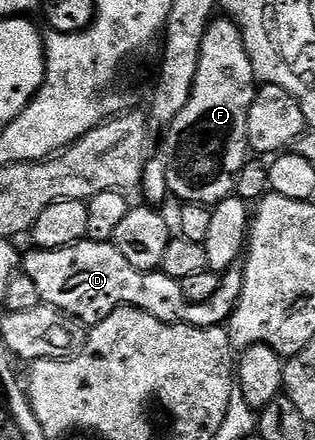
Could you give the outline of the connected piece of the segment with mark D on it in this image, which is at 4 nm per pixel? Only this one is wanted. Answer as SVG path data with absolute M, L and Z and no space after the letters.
M87 239L60 250L30 250L24 256L24 271L28 278L32 278L32 282L36 282L36 290L40 290L42 303L66 312L86 326L99 324L117 308L129 306L144 310L165 324L216 328L229 321L242 289L242 270L235 266L221 273L216 294L212 294L208 302L189 304L184 298L179 281L160 270L136 270L128 262L128 258L124 258L124 254L114 248L113 243L101 244Z

